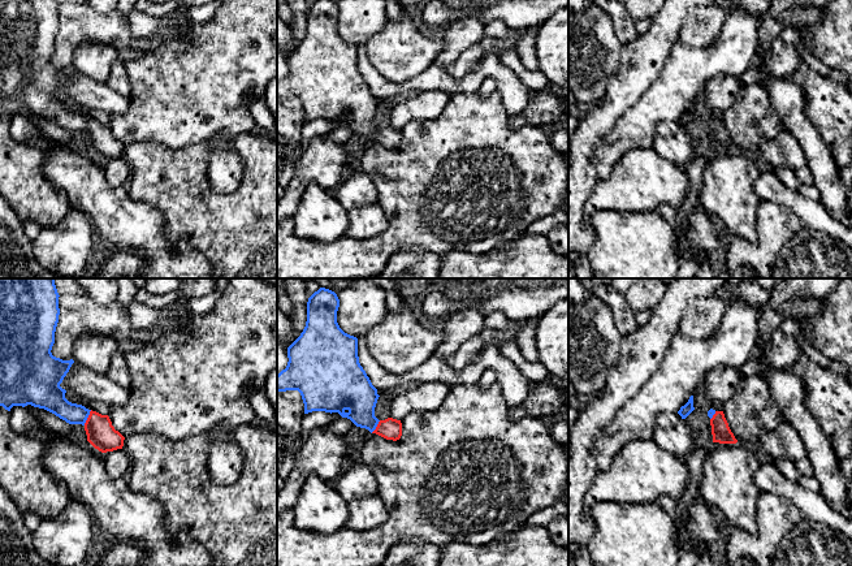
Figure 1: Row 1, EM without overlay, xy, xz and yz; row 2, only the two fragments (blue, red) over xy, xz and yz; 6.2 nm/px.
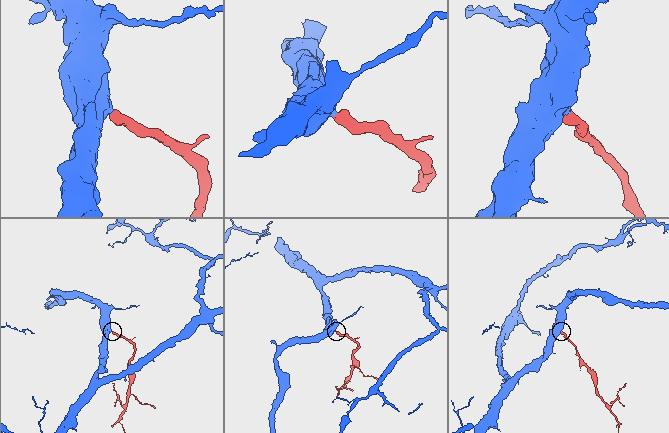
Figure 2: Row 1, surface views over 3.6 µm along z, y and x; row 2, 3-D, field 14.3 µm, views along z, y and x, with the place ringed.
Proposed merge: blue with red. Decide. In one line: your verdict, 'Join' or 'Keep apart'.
Join

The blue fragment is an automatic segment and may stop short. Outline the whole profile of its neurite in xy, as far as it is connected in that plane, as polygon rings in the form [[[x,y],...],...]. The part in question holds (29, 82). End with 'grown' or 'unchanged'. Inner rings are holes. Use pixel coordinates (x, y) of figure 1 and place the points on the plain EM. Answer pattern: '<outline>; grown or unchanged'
[[[0,0],[0,115],[8,120],[27,113],[44,117],[69,133],[82,133],[87,150],[99,160],[122,157],[125,146],[114,138],[109,125],[69,111],[66,99],[60,95],[74,69],[62,69],[51,61],[60,23],[59,5],[57,0]]]; grown

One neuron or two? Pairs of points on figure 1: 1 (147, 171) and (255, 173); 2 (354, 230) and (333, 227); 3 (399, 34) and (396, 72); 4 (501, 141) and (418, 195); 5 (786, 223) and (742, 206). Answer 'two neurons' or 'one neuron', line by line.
1: one neuron
2: two neurons
3: one neuron
4: one neuron
5: two neurons

